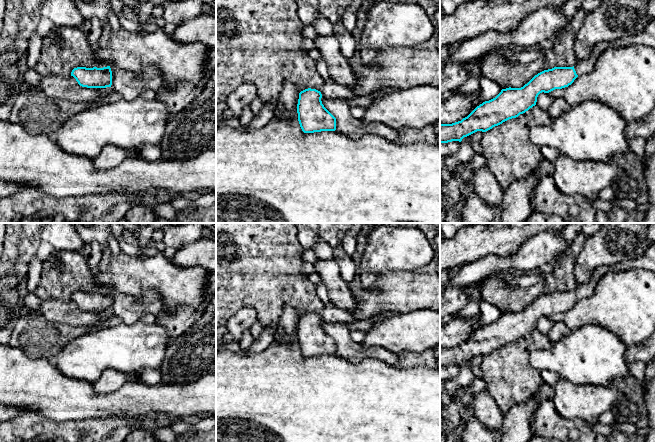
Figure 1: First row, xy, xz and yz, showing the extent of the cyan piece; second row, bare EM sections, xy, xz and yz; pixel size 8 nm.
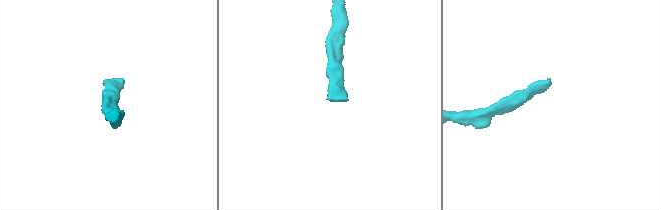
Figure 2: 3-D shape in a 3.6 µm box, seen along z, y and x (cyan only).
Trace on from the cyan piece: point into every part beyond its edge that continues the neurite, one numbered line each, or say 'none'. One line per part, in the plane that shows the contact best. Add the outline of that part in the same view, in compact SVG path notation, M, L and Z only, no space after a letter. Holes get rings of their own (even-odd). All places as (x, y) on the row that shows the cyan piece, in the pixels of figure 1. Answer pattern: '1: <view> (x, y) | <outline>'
1: yz (646, 37) | M655 18L644 27L640 32L633 35L626 36L614 41L598 42L591 49L590 57L587 59L578 59L574 65L574 69L578 76L588 74L595 66L595 62L599 56L610 47L618 48L624 46L635 46L643 45L646 47L651 47L655 51Z

